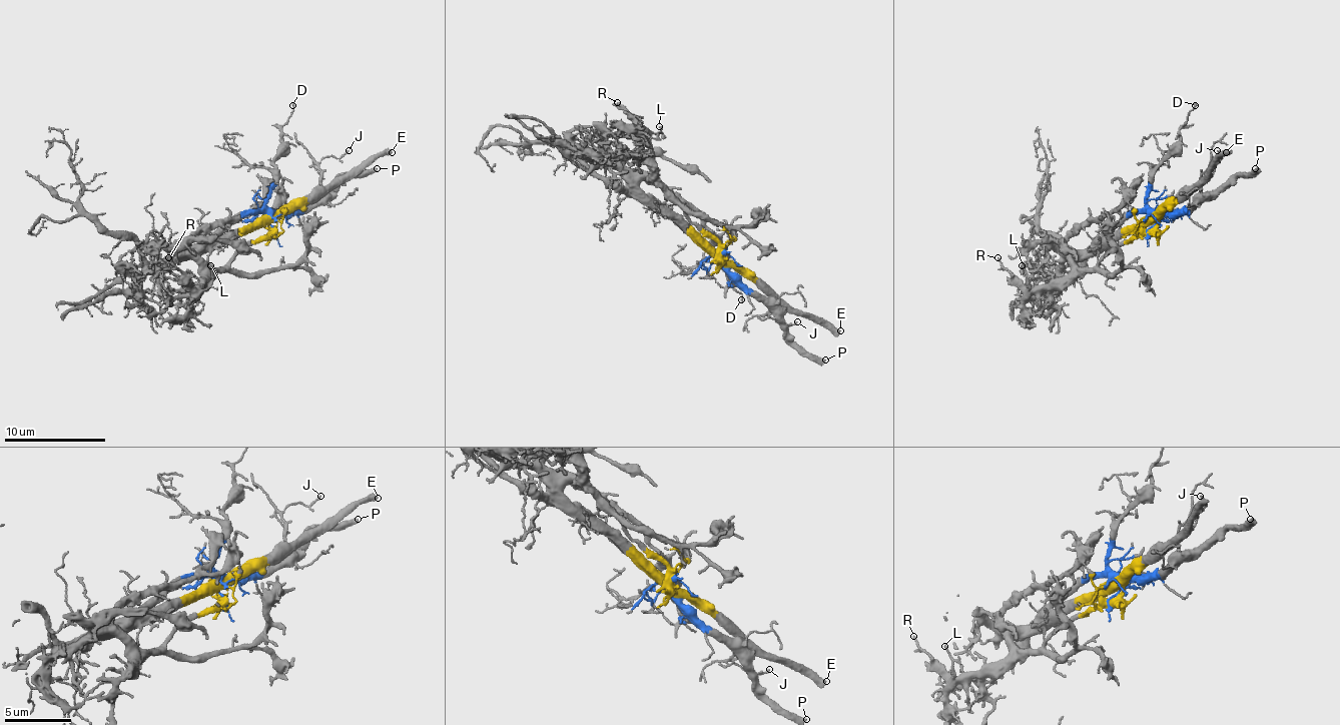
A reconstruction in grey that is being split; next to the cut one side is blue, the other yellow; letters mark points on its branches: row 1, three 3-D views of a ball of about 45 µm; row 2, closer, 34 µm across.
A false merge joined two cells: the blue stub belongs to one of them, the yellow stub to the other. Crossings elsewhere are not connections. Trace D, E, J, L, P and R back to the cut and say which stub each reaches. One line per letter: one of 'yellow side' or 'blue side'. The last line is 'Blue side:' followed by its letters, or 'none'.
D: blue side
E: yellow side
J: blue side
L: yellow side
P: blue side
R: yellow side
Blue side: D, J, P

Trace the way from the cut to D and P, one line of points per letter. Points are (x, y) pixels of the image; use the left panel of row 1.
D: (269, 221), (264, 203), (279, 127), (292, 104)
P: (269, 221), (274, 216), (302, 213), (344, 175), (359, 175), (377, 168)

